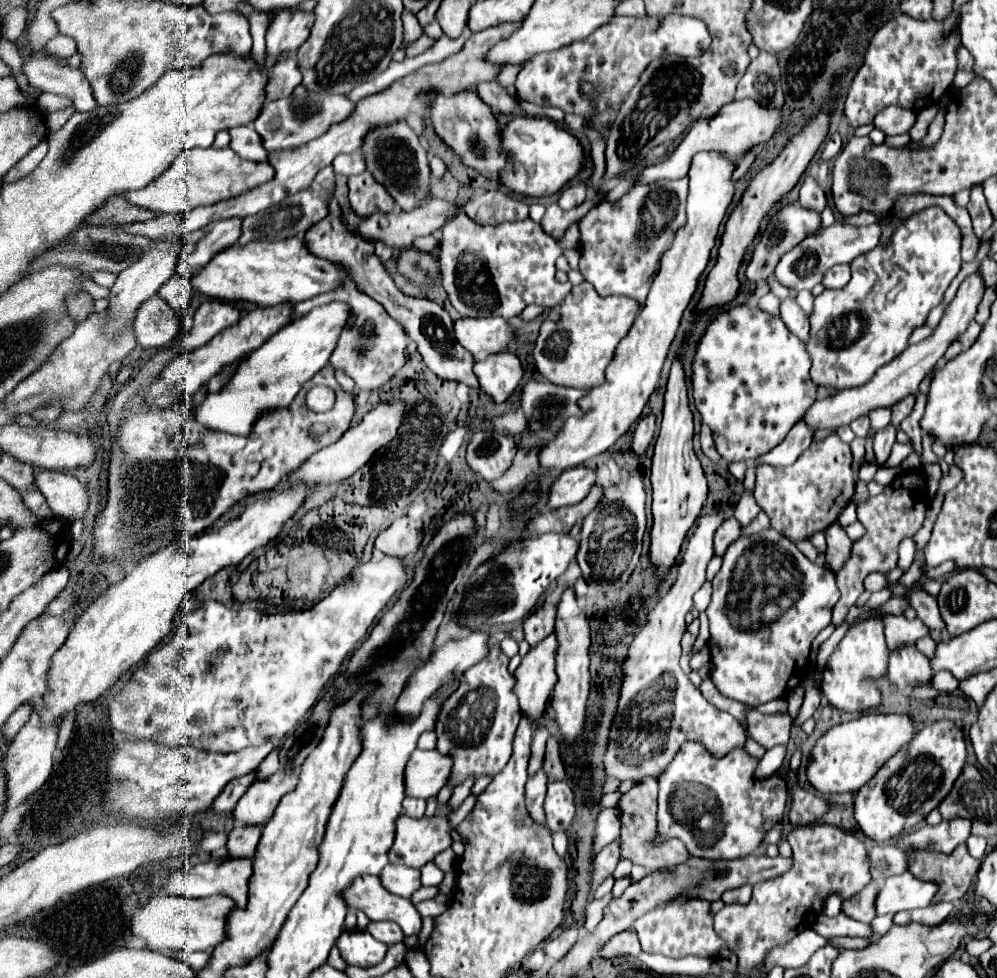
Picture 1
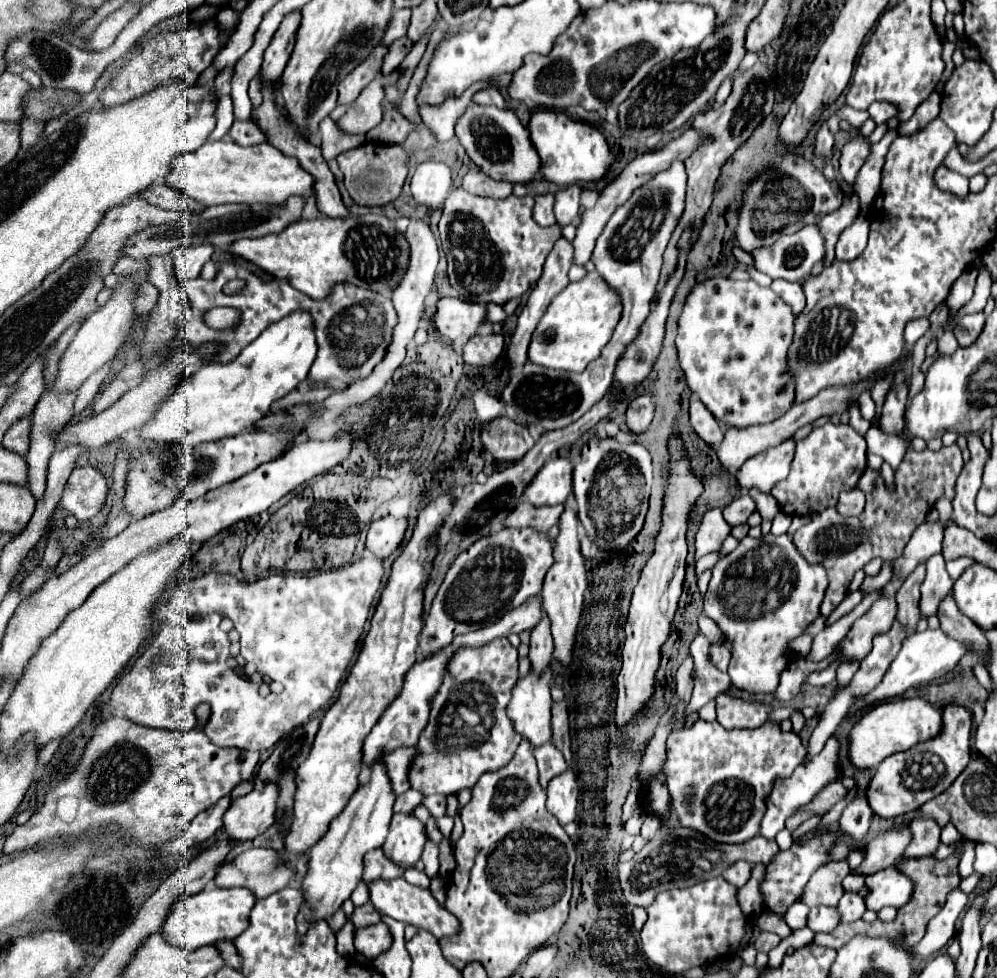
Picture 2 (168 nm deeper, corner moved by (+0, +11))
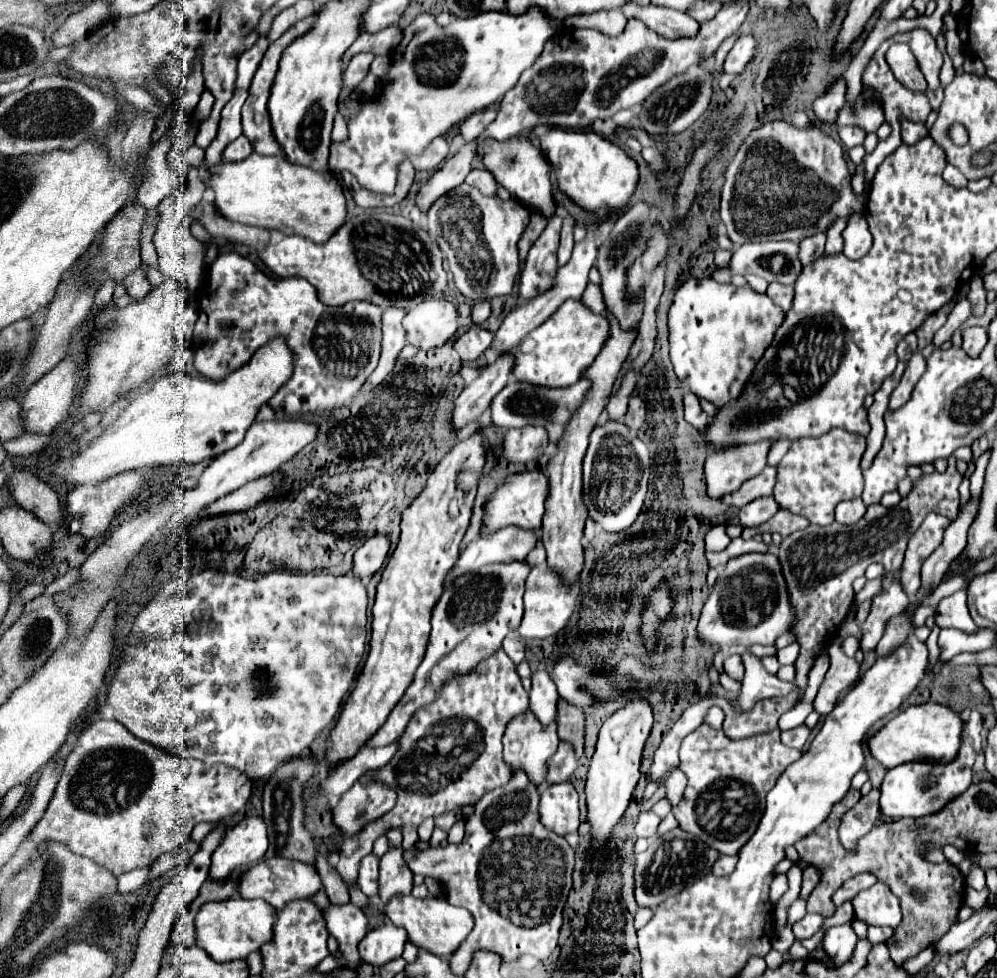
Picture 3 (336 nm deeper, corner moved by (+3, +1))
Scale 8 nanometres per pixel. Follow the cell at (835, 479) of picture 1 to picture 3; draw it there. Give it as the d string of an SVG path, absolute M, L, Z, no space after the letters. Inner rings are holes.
M833 428L819 438L799 438L777 466L775 500L781 508L807 518L811 524L833 524L833 510L841 500L859 498L863 492L863 474L859 468L865 452L865 438L843 428Z

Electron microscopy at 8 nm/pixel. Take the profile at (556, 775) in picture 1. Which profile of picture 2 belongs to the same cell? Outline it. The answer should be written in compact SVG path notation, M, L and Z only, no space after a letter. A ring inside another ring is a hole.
M560 702L552 708L552 744L564 754L566 762L570 762L570 734L568 734L568 712L566 702Z

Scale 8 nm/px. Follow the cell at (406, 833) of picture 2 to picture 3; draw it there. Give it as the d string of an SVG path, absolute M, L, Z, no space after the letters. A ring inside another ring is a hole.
M389 850L379 862L379 898L387 904L393 896L411 894L413 874L403 864L403 850Z

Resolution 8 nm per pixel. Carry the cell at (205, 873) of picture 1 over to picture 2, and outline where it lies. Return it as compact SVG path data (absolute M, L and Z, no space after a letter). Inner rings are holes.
M252 848L242 852L230 862L230 866L242 876L234 878L232 886L252 890L258 900L284 888L294 874L292 868L280 862L280 854L270 848Z

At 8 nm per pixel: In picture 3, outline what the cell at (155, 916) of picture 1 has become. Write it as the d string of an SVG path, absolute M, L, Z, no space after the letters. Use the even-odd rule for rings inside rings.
M233 896L221 902L209 902L195 918L197 946L205 948L205 952L209 952L209 956L213 956L217 962L247 958L247 954L259 950L273 938L275 920L277 908L265 900L245 900L241 896Z

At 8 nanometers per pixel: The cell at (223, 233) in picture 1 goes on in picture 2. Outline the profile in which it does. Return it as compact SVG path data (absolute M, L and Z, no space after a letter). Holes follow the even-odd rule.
M196 244L196 246L180 246L172 250L174 272L180 282L198 278L204 264L212 258L214 248L210 244Z

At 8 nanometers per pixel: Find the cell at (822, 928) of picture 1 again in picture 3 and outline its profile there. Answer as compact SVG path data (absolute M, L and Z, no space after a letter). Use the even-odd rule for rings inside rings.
M805 914L799 922L793 924L793 934L797 940L803 940L803 938L811 938L823 924L823 916L819 914Z

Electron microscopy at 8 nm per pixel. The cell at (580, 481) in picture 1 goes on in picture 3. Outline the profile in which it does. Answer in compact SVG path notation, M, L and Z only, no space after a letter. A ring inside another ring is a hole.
M527 470L527 472L509 474L503 480L503 484L499 484L497 490L485 502L485 514L483 514L485 524L481 526L481 536L489 536L501 528L507 528L507 526L517 526L523 530L537 532L541 528L541 518L545 512L547 482L549 480L545 480L545 474L541 470Z

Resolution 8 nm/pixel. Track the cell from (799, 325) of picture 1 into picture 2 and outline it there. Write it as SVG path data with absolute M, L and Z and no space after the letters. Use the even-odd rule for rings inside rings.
M774 280L770 286L780 298L784 298L784 302L792 308L794 316L798 316L804 306L806 306L806 298L804 298L804 290L798 282L786 282L786 280Z

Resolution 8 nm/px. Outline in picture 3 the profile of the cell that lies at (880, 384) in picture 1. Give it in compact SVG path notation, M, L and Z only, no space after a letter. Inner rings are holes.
M749 444L741 448L723 448L707 456L703 466L707 496L721 498L757 476L767 466L769 450L771 444Z

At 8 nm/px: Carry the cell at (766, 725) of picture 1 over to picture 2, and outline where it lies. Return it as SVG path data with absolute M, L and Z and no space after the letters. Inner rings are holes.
M802 658L802 660L794 660L792 666L788 666L788 670L784 670L784 674L780 676L780 684L774 692L774 698L782 704L790 704L794 700L794 696L800 692L802 684L806 682L806 678L810 676L810 672L816 670L816 664Z

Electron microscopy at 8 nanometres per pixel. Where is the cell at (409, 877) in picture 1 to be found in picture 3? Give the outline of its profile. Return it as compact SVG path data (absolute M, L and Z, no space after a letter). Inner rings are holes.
M369 854L359 864L359 876L357 882L369 898L377 896L377 878L379 878L379 858L375 854Z

